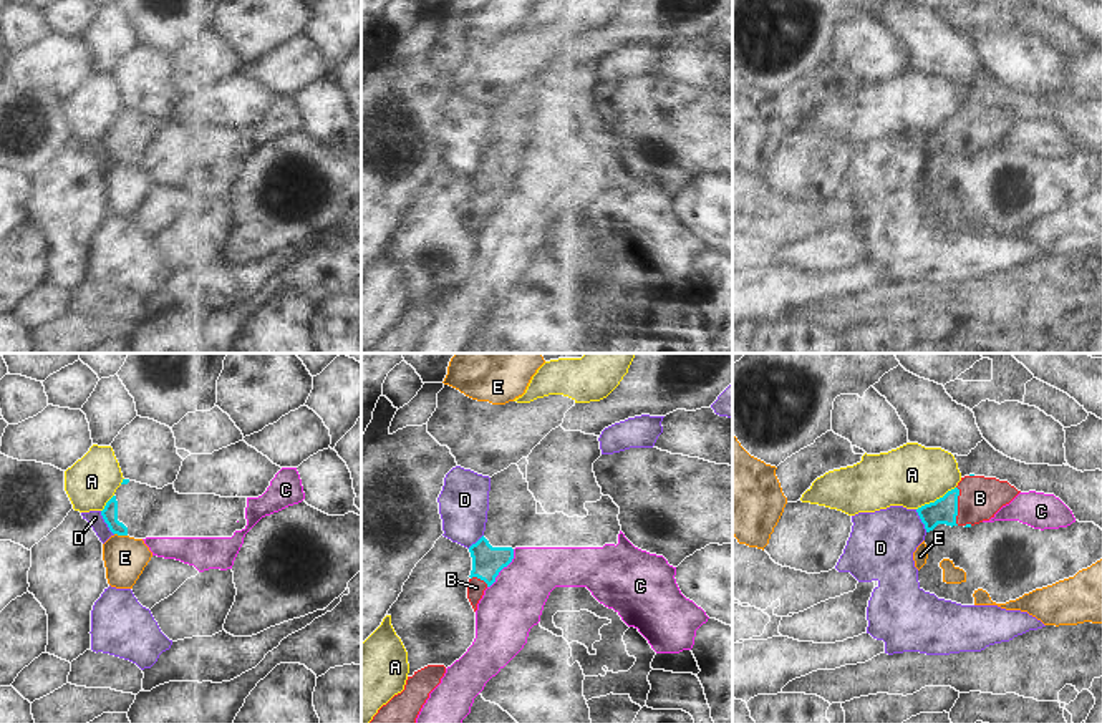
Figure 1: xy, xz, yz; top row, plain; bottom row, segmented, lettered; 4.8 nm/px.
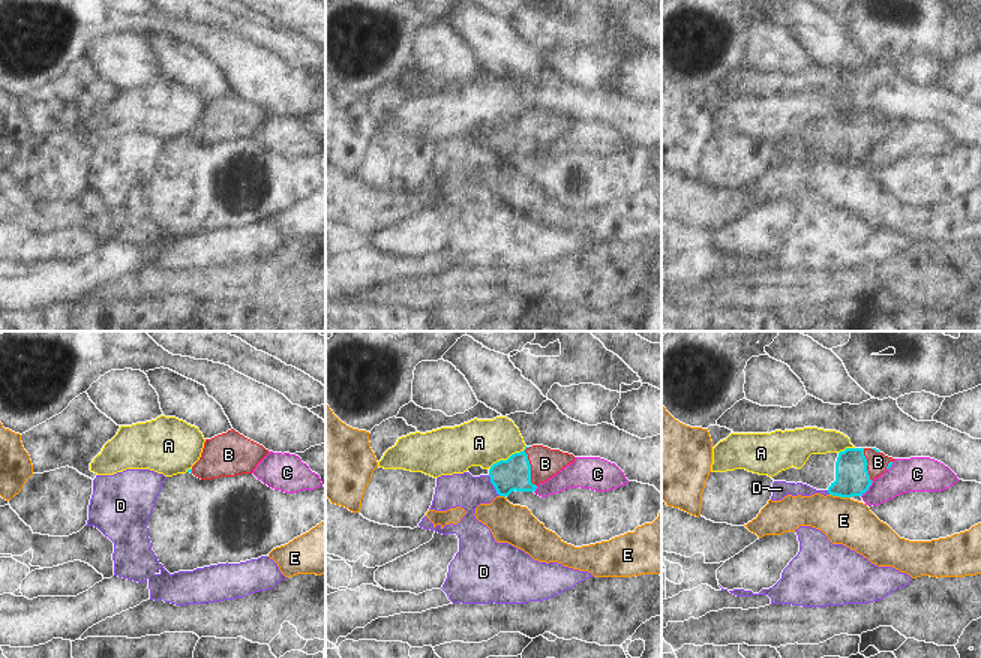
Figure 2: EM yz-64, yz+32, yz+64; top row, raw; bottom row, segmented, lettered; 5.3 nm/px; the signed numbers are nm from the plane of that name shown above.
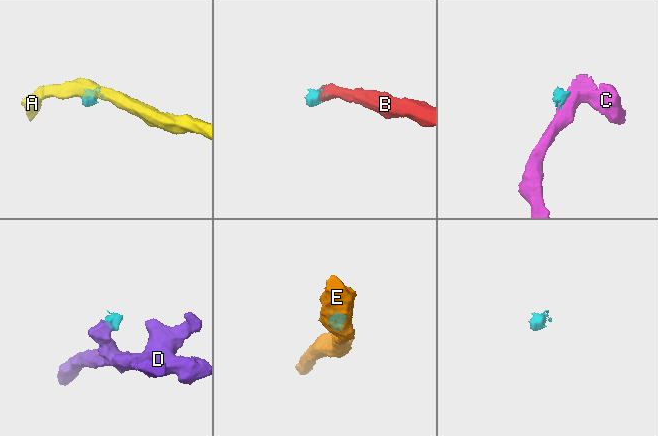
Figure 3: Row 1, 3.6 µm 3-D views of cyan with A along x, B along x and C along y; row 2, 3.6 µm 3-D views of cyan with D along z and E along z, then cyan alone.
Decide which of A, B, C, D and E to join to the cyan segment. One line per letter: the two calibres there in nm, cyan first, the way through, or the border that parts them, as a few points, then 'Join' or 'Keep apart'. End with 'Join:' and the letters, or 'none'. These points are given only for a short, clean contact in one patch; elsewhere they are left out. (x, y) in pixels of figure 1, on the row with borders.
A: Thickness 130 nm (cyan) against 300 nm. Boundary: yz (955, 486), (917, 509). Keep apart
B: Thickness 130 nm (cyan) against 220 nm. Path across: yz (945, 509), (956, 506), (965, 506), (980, 498). Join
C: Thickness 150 nm (cyan) against 280 nm. Boundary: xz (514, 549), (514, 558), (488, 587). Keep apart
D: Thickness 80 nm (cyan) against 70 nm. Boundary: xy (100, 511), (113, 534). Keep apart
E: Thickness 80 nm (cyan) against 220 nm. Boundary: xy (115, 533), (126, 536). Keep apart
Join: B

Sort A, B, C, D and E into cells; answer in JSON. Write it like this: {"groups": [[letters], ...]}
{"groups": [["A"], ["B"], ["C"], ["D"], ["E"]]}

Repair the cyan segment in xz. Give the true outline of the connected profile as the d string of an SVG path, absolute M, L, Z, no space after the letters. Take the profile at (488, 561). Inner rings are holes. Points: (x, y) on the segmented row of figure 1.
M517 464L491 478L484 536L469 547L472 557L467 599L477 610L484 590L514 559L515 547L603 547L618 544L620 507L610 496L585 502L587 517L539 514L537 501Z

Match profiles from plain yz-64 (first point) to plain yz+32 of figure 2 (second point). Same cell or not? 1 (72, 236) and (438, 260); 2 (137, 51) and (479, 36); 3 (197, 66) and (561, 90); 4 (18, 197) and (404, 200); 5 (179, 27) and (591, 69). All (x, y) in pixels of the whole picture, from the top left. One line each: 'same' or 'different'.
1: different
2: different
3: different
4: same
5: same

